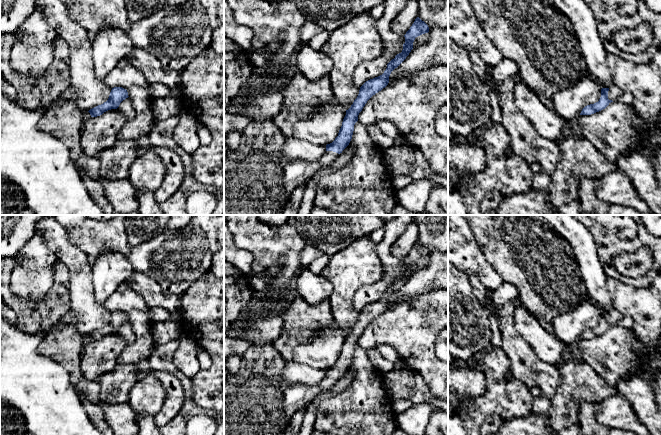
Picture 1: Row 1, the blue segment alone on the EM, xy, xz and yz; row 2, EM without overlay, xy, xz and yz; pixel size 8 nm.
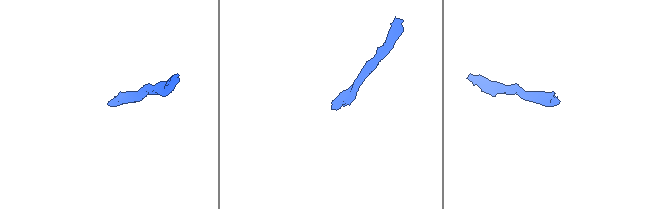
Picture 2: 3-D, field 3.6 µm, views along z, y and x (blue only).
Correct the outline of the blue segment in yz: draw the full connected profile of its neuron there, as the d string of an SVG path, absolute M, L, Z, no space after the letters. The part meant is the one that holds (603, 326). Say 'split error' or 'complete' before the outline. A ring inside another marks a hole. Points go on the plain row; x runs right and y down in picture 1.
split error; M616 309L601 313L601 321L598 326L585 330L580 339L591 339L605 333L611 326L618 325L623 315Z

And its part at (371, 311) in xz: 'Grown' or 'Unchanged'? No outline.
Grown

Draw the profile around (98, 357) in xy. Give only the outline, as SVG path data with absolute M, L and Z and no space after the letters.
M117 332L90 341L81 353L81 371L88 381L98 380L101 375L112 371L119 355L127 347L126 340Z

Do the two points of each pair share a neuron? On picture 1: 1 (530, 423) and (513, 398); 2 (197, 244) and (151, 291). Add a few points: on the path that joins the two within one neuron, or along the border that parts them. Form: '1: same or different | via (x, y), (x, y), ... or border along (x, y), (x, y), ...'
1: different | border along (529, 412), (523, 416), (506, 417), (504, 419)
2: different | border along (138, 271), (151, 277), (164, 294), (179, 295)

